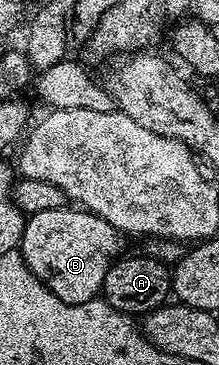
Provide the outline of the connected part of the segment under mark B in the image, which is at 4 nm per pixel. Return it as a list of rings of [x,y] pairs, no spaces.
[[[51,205],[46,211],[28,216],[24,221],[25,228],[21,231],[21,244],[19,250],[25,259],[25,266],[31,269],[31,273],[42,285],[55,297],[64,303],[86,303],[98,298],[105,286],[105,278],[114,263],[117,262],[121,251],[122,232],[115,230],[107,221],[103,221],[98,215],[84,209],[74,209],[69,205]]]

